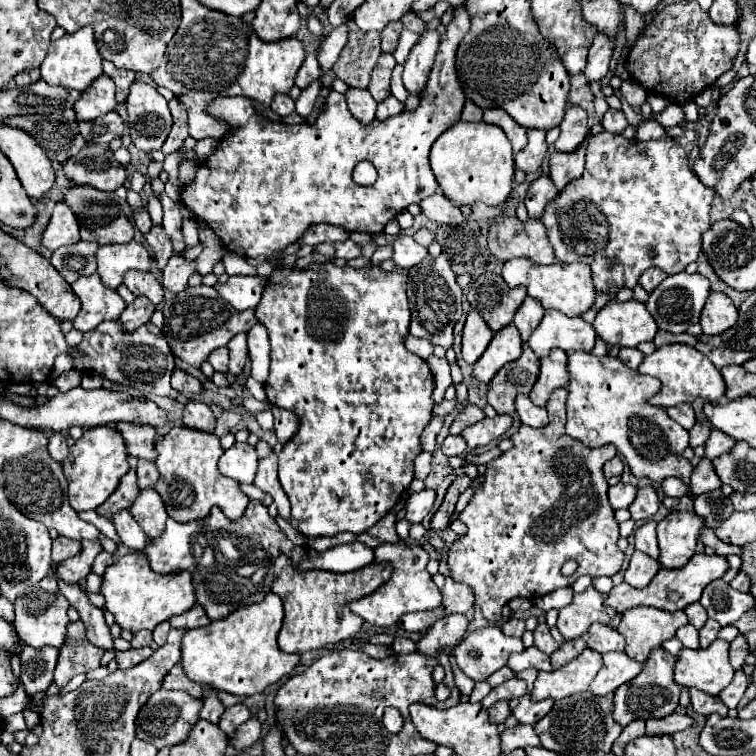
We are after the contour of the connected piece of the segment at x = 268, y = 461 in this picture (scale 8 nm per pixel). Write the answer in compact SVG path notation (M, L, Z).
M274 452L260 460L254 486L260 488L262 492L268 492L278 506L278 514L282 518L290 520L290 502L288 502L288 496L284 494L284 490L280 486L280 480L278 480L278 456Z

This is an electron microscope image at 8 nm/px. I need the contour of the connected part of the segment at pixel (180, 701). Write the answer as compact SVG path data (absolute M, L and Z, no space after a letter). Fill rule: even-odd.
M158 690L154 692L154 696L146 702L146 708L142 708L142 712L138 714L138 724L136 724L136 738L152 742L156 748L164 748L164 746L174 746L180 744L188 738L190 728L194 726L194 722L198 722L200 718L200 708L202 708L202 700L194 700L190 694L186 692L170 692L170 690Z

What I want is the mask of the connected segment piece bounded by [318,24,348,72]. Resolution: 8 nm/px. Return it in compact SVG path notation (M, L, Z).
M346 24L334 28L328 36L324 36L322 48L320 48L320 54L318 54L318 62L320 62L324 72L328 72L332 68L332 64L336 62L342 46L346 44L346 38L348 38L348 26Z

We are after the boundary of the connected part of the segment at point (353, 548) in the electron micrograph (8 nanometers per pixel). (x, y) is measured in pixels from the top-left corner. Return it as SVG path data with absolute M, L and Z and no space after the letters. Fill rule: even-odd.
M250 500L244 516L238 520L226 518L218 506L214 506L206 518L190 520L186 524L168 518L162 536L148 540L144 548L154 572L172 574L178 570L188 570L192 574L198 604L206 610L210 620L218 620L240 606L260 602L272 588L268 568L274 564L280 552L290 556L292 564L300 570L308 570L308 566L320 566L318 570L324 568L330 572L352 572L374 560L374 550L358 542L334 546L324 554L308 546L304 548L292 544L276 520L268 514L268 508L258 500Z

